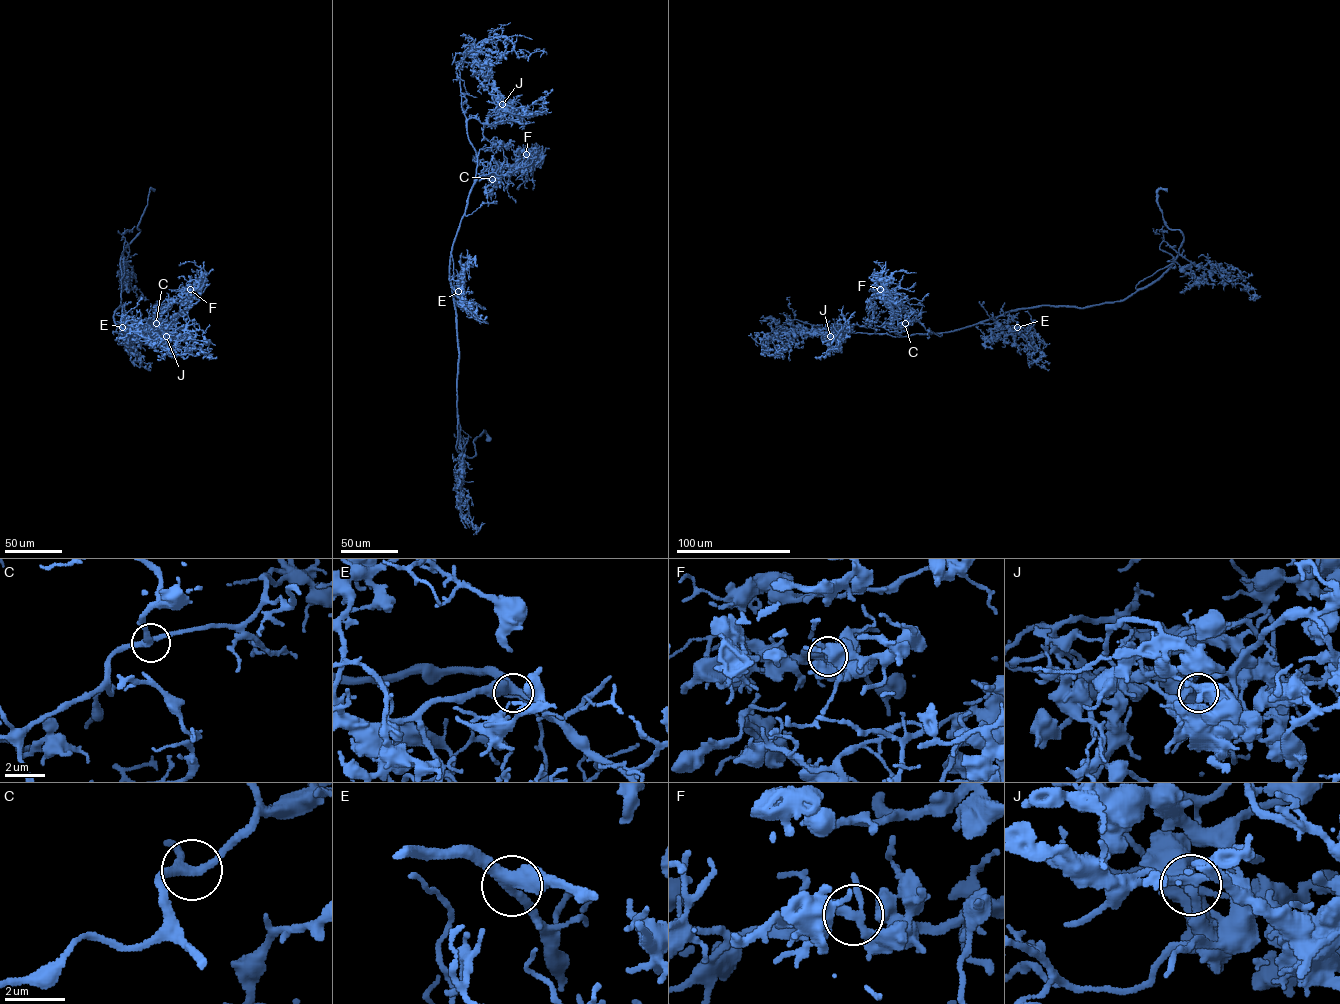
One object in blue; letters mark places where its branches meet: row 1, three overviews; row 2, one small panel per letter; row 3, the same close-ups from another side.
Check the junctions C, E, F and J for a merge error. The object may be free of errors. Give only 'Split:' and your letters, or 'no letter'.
Split: no letter

